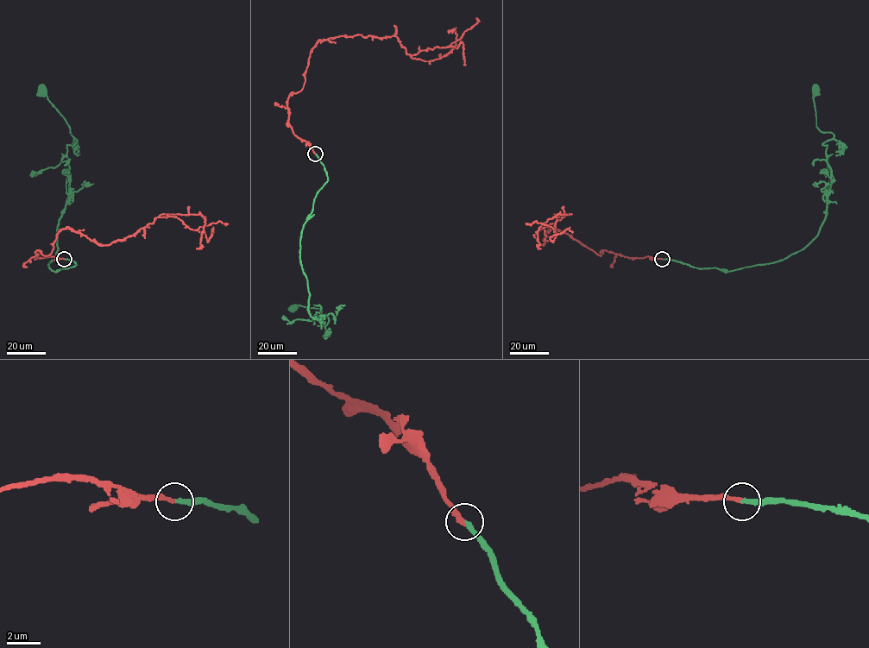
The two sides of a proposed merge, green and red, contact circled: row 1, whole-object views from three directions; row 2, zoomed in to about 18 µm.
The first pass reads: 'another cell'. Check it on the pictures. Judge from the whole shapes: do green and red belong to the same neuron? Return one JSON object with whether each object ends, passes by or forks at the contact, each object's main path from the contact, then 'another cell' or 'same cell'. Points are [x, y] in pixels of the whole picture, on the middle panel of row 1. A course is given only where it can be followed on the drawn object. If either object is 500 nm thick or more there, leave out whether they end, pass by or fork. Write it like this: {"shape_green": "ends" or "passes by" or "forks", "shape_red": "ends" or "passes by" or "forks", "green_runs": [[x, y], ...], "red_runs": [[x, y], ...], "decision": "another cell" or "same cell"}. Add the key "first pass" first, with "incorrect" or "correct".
{"first pass": "incorrect", "shape_green": "ends", "shape_red": "ends", "green_runs": [[316, 154], [327, 181], [304, 226], [300, 261], [310, 314], [328, 323], [320, 309], [294, 307]], "red_runs": [[316, 154], [287, 100], [318, 40], [395, 36], [431, 61], [456, 46], [448, 32]], "decision": "same cell"}

